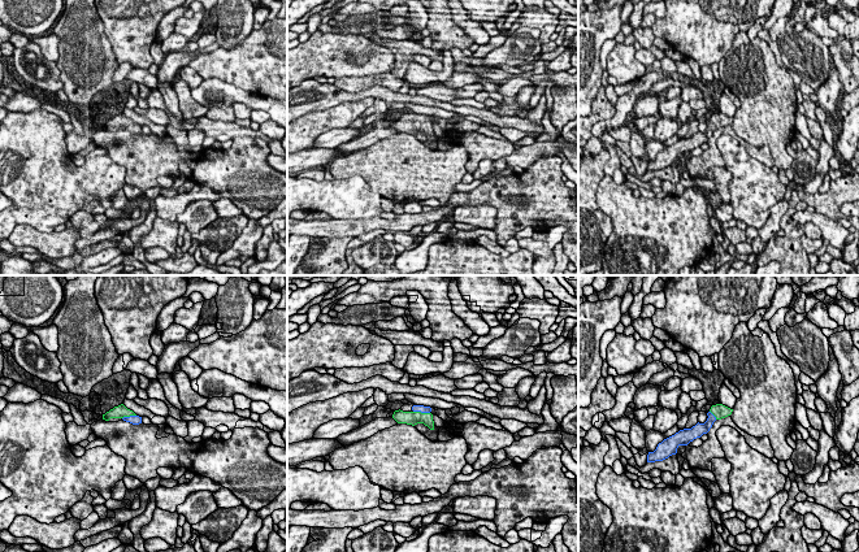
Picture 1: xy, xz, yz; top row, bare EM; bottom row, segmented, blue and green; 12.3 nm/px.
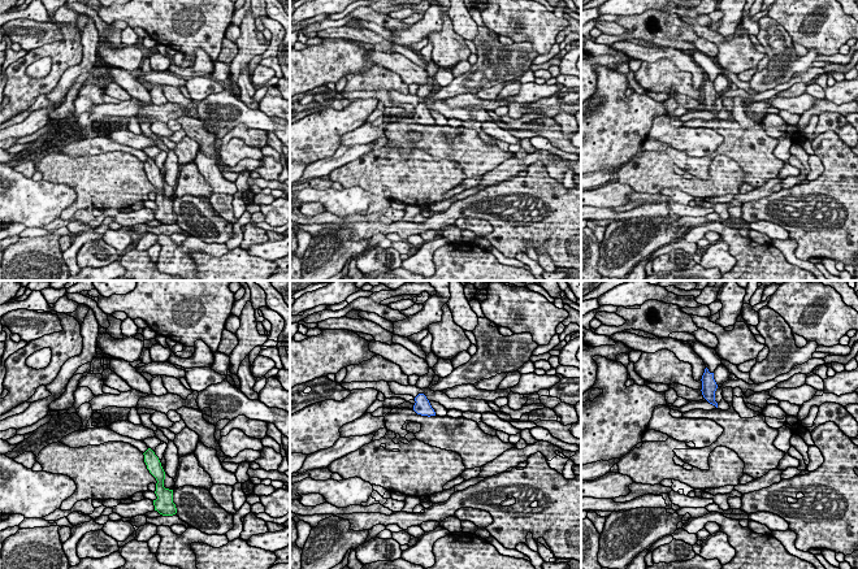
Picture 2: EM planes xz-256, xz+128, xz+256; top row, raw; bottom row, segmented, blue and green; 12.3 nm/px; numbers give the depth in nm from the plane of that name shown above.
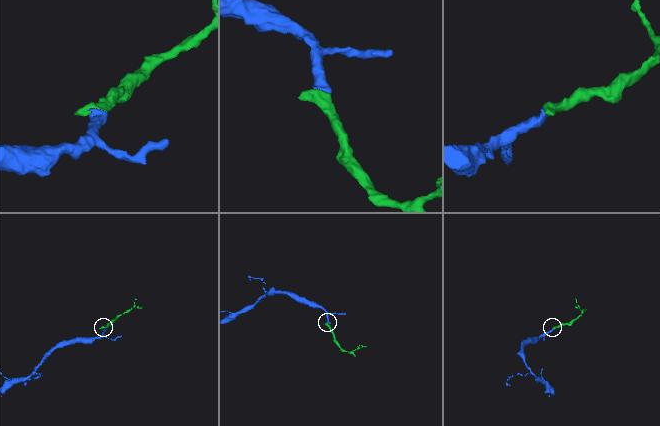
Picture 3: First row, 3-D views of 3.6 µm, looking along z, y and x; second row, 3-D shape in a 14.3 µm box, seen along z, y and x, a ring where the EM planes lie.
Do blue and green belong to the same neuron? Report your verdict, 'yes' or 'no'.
yes

